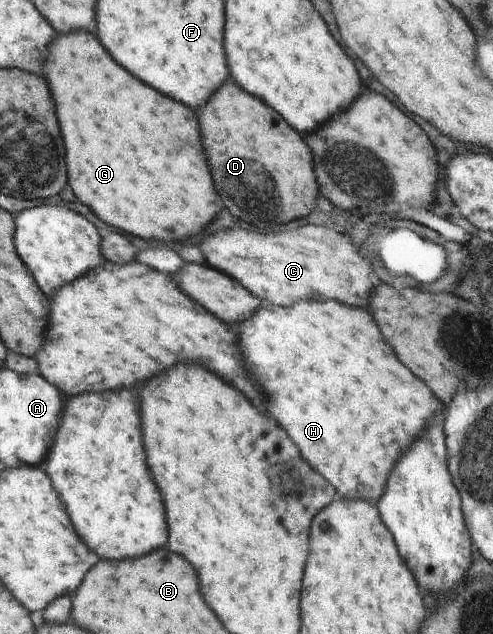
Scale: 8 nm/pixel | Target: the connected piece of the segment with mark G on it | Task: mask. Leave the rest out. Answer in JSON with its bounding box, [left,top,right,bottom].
[43,30,220,241]

